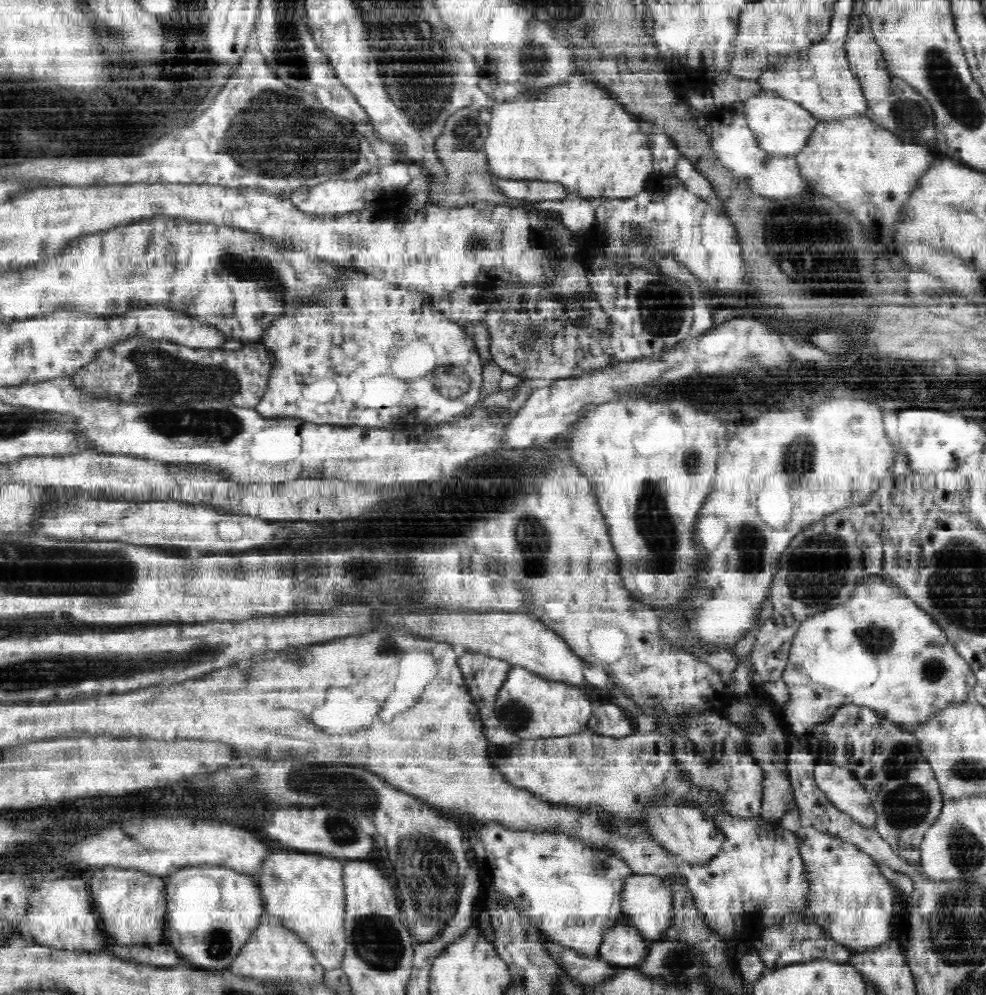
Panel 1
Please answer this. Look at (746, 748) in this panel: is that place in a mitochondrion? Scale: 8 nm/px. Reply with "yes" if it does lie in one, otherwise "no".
no

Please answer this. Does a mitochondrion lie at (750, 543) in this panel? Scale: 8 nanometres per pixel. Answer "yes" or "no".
yes

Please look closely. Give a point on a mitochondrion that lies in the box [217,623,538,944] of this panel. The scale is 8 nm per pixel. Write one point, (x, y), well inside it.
(430, 869)

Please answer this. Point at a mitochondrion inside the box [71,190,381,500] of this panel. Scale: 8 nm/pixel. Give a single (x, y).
(162, 374)

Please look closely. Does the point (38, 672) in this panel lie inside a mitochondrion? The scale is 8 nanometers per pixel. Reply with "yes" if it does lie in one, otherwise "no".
yes

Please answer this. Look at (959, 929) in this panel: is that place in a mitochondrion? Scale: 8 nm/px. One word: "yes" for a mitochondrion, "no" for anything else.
yes

